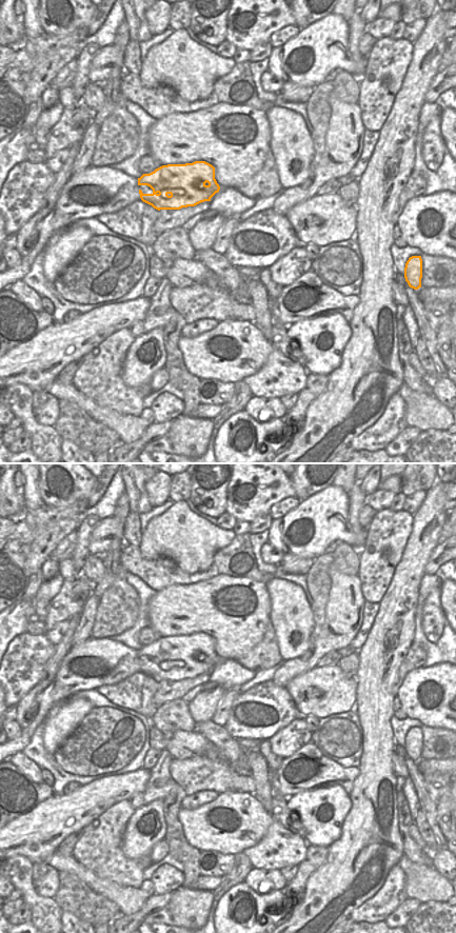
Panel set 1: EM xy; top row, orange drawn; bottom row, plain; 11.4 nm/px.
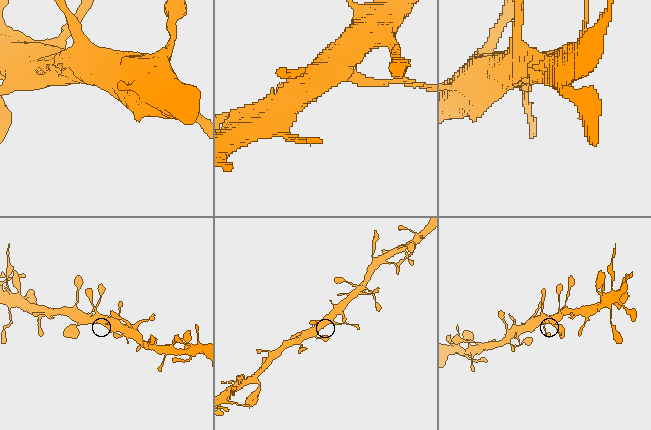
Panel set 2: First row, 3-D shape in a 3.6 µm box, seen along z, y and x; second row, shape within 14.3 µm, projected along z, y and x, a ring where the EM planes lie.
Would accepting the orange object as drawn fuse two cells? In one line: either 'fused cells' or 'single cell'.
single cell

